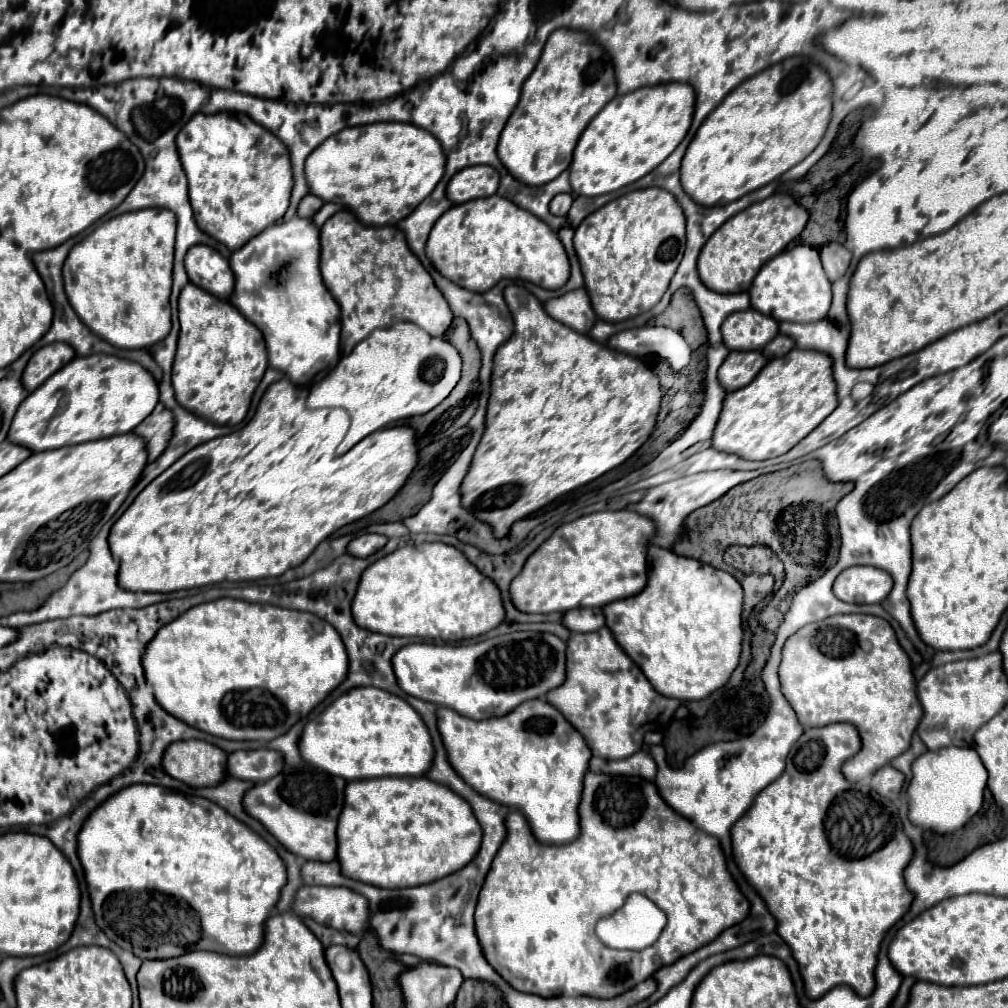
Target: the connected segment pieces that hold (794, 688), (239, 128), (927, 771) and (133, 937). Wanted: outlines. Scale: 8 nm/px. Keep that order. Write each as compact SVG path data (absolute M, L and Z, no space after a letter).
M842 614L800 628L784 642L778 678L784 698L796 712L798 722L802 726L814 728L832 722L848 722L858 728L862 748L842 766L842 774L850 782L870 778L880 766L890 764L892 758L902 754L908 748L910 736L922 718L922 708L916 698L916 680L912 676L910 660L900 648L892 626L876 616Z
M218 112L210 116L194 114L180 130L176 146L182 168L186 172L190 204L198 228L212 236L214 240L228 246L230 250L242 248L248 242L248 238L254 238L256 234L260 234L286 214L292 190L290 156L284 144L278 142L278 138L272 136L260 124L236 112Z
M974 748L928 750L912 762L912 780L906 786L908 820L934 834L954 834L980 810L988 772Z
M132 784L124 790L118 790L108 800L104 800L100 808L92 812L92 816L84 820L84 826L80 828L80 834L78 834L78 858L86 874L92 912L94 912L94 920L98 928L112 942L132 952L140 960L172 958L172 956L180 956L192 950L212 950L212 952L230 954L230 956L252 954L262 944L264 920L268 918L272 906L278 902L280 888L286 884L286 866L280 860L280 856L274 852L274 848L266 840L262 840L254 830L250 830L248 826L238 822L234 816L230 816L224 808L200 796L182 796L178 792L170 792L166 788L148 786L148 784Z

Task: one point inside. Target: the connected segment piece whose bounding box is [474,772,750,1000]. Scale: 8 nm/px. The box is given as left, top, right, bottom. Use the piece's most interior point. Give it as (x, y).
(535, 915)

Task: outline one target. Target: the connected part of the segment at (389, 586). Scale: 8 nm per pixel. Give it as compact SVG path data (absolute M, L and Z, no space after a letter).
M442 542L398 548L370 564L352 600L356 626L386 636L458 642L476 638L504 620L500 592L462 552Z

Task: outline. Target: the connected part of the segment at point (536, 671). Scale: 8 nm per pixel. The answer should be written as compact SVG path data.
M510 632L504 636L462 646L420 642L400 648L392 658L392 668L398 686L406 694L438 706L448 706L472 720L484 720L506 714L508 710L514 710L520 702L540 698L548 690L560 686L560 682L564 682L564 668L566 668L566 642L552 634L540 634L540 632Z

